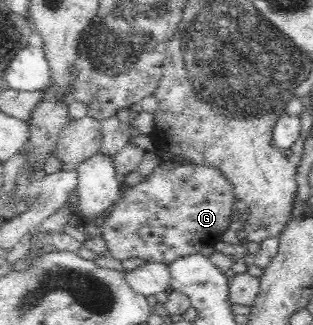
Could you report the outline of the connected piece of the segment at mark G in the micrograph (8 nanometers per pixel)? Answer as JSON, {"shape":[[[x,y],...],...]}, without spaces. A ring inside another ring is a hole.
{"shape":[[[174,163],[174,166],[158,166],[138,186],[128,188],[122,200],[110,210],[101,233],[107,246],[108,257],[120,261],[126,258],[141,258],[146,263],[159,262],[169,265],[184,256],[200,253],[198,242],[214,246],[214,242],[220,241],[228,230],[234,200],[237,199],[233,185],[214,165],[178,166],[178,163]]]}

